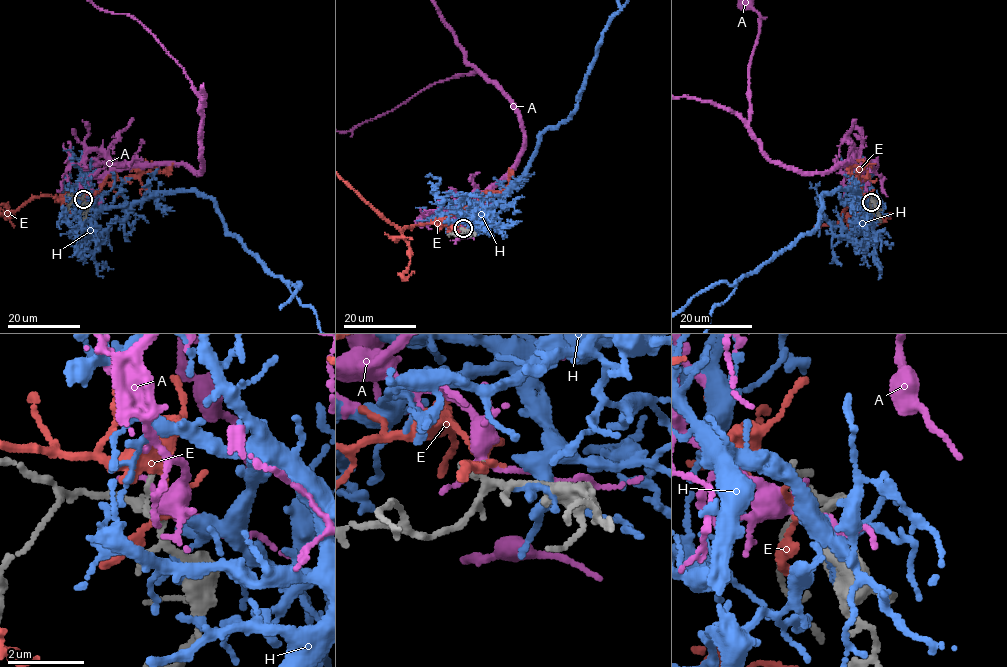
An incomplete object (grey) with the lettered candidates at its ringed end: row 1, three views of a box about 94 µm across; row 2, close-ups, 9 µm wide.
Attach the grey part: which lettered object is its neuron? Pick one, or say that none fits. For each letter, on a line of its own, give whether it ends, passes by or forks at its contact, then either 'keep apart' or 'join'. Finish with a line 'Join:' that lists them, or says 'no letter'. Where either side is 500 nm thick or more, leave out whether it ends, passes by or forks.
A: it forks; keep apart
E: it forks; keep apart
H: it passes by; keep apart
Join: no letter

